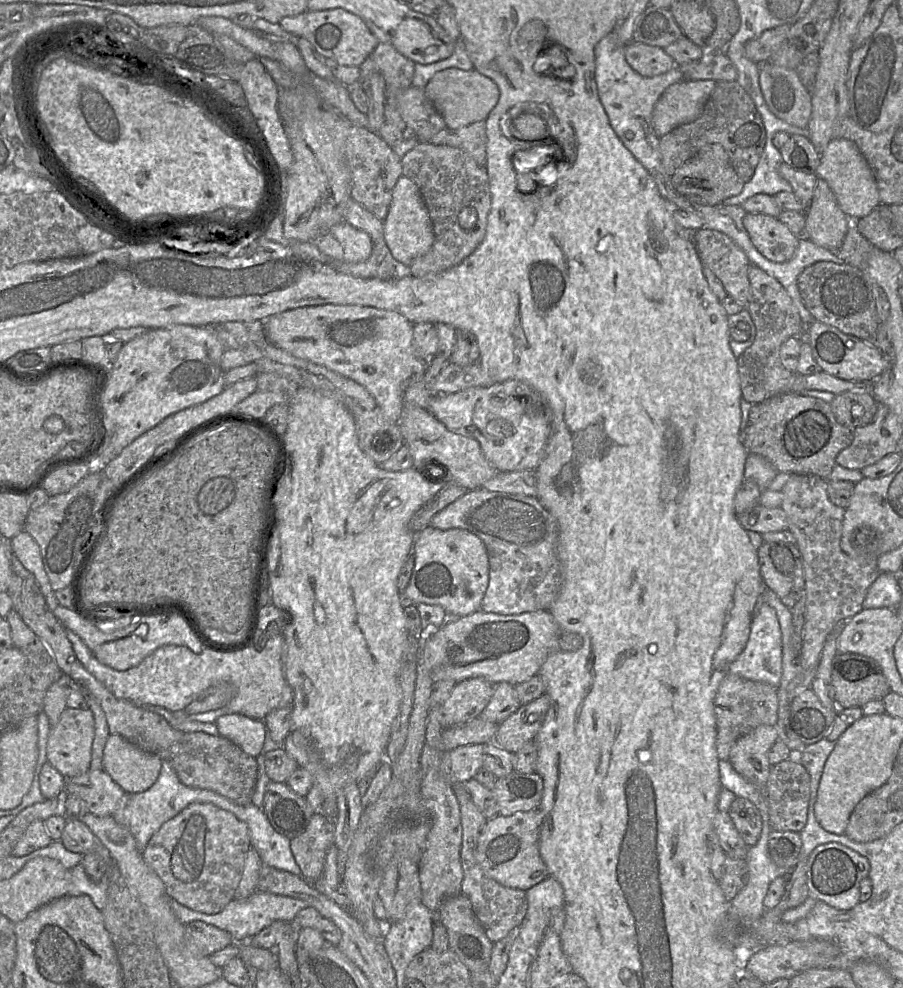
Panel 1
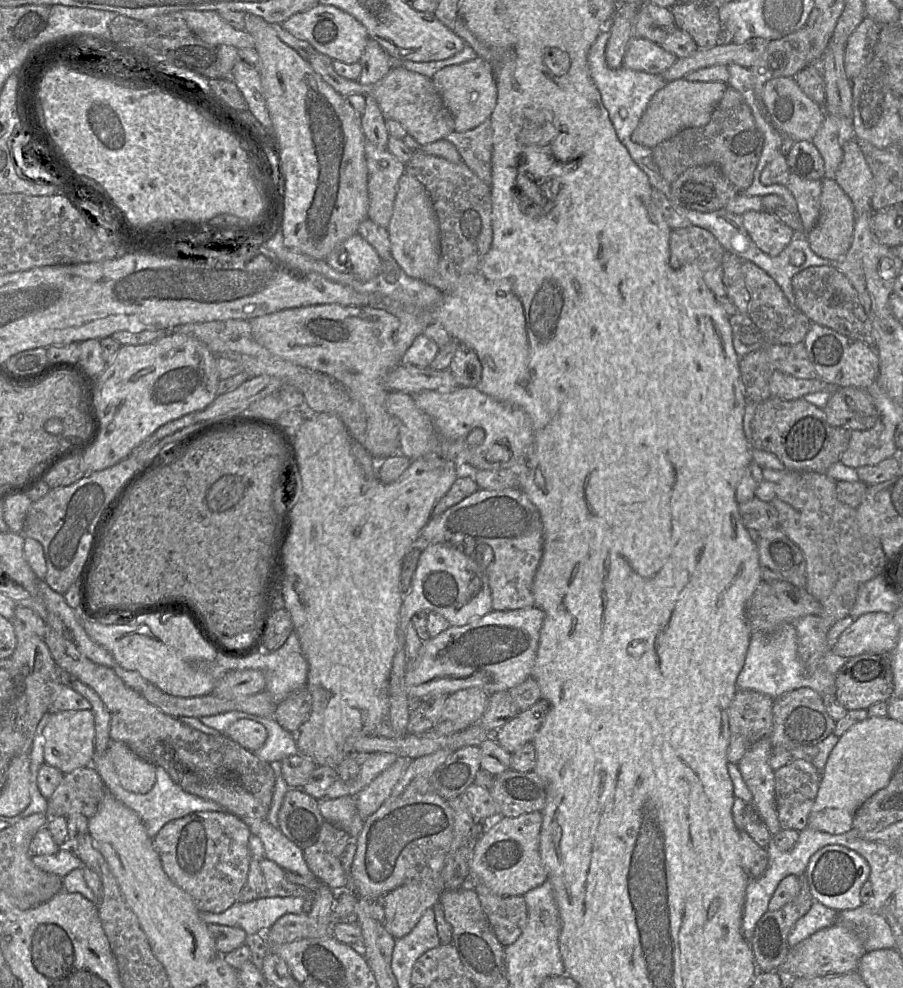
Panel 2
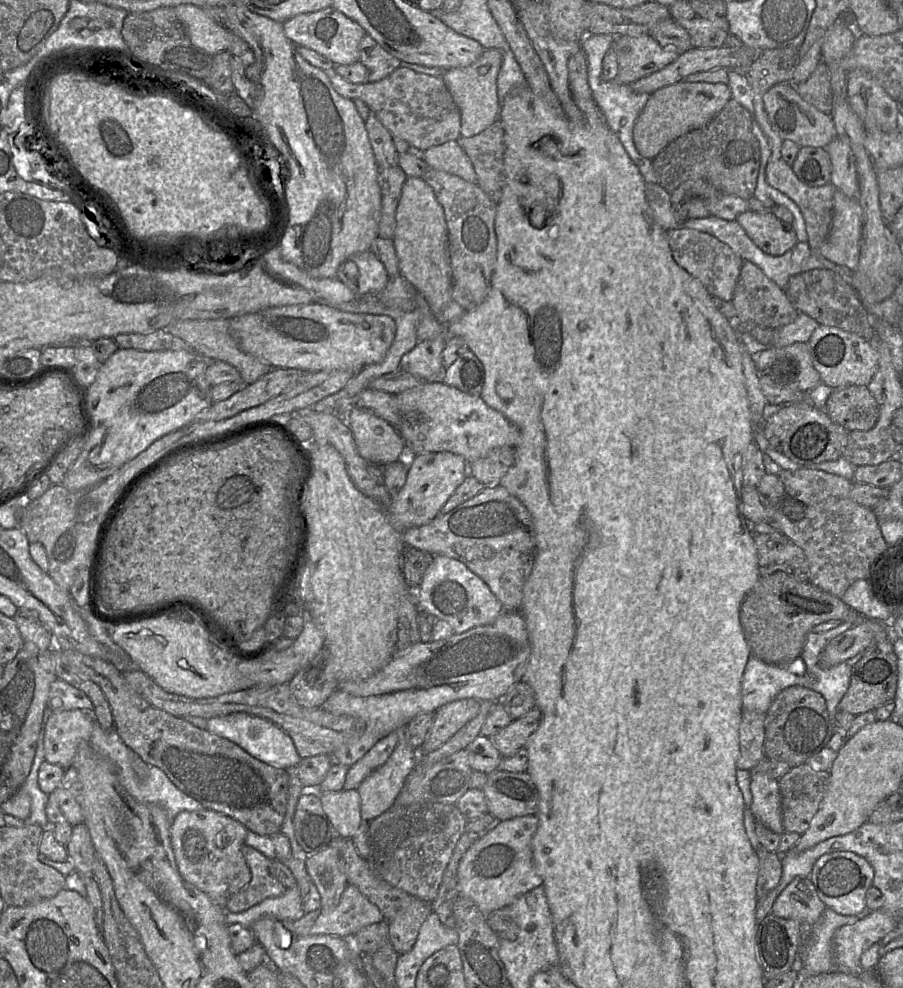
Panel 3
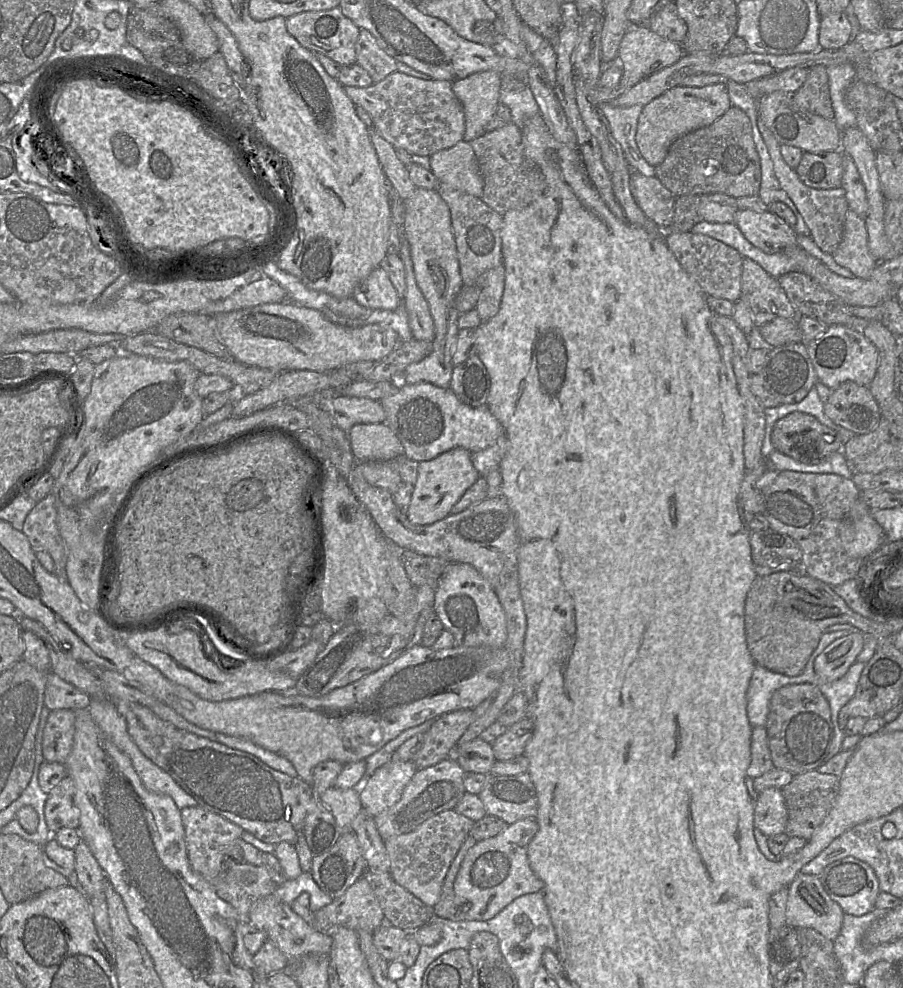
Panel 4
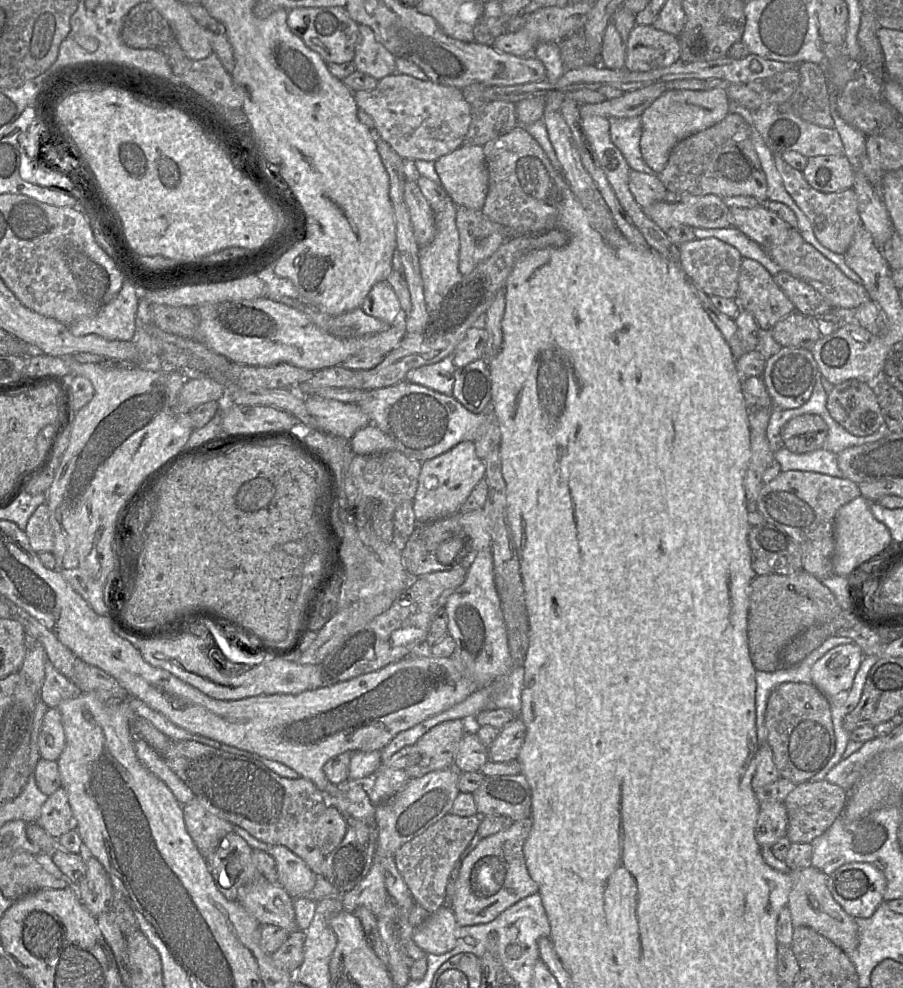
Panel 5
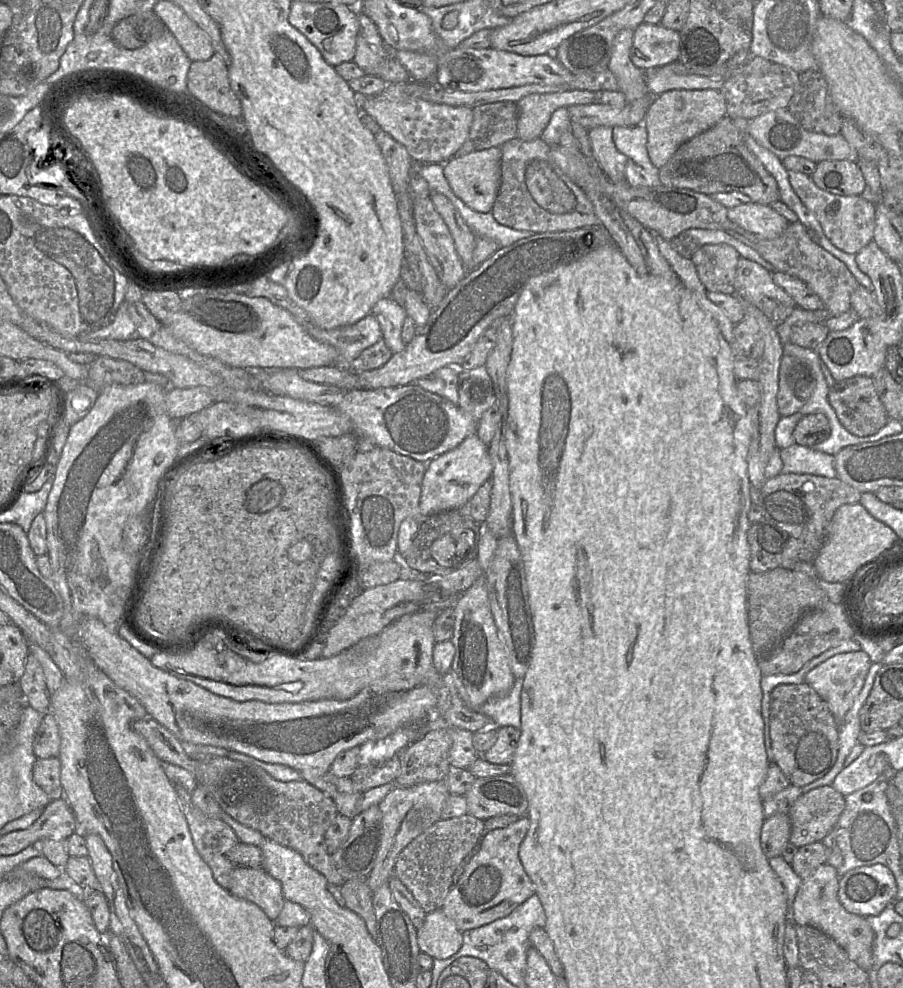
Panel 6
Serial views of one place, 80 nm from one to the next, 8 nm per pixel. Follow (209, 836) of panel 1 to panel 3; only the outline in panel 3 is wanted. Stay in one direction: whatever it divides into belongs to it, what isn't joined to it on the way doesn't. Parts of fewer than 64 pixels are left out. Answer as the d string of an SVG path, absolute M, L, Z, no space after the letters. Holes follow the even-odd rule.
M206 808L180 812L170 825L171 845L179 873L214 903L225 908L228 899L251 880L251 870L242 853L247 834L247 828L240 822Z

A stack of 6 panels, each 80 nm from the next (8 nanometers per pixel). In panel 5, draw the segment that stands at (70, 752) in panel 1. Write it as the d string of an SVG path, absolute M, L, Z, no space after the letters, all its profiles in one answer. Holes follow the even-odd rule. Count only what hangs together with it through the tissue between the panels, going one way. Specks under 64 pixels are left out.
M49 708L44 715L38 737L38 747L41 758L57 761L65 745L66 737L61 714L57 708Z

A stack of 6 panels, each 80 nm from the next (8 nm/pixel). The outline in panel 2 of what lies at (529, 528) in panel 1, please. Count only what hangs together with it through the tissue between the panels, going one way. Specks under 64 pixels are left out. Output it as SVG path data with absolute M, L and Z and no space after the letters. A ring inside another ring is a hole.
M479 488L442 514L432 516L414 545L429 544L448 544L467 555L488 544L493 550L493 560L486 567L492 610L515 611L535 605L532 586L543 554L543 525L537 507L519 488Z

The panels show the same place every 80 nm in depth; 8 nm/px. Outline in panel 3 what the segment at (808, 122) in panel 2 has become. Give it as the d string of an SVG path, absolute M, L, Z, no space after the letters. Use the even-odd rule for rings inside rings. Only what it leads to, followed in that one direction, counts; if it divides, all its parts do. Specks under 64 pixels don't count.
M790 82L778 83L763 97L764 108L772 129L784 140L791 140L799 147L825 148L837 137L835 125L829 114L804 101Z

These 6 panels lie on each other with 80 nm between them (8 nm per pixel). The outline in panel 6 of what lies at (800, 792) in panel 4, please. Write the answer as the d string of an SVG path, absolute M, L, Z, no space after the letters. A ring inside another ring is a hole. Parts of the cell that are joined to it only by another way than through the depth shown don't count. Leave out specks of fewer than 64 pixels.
M832 785L802 794L790 807L790 838L797 849L821 842L834 828L845 809L845 797Z

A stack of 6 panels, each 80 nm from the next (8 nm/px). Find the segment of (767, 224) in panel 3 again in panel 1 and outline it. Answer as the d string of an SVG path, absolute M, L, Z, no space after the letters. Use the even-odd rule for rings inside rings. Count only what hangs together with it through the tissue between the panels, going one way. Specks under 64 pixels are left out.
M746 213L742 222L753 245L766 259L784 263L794 256L799 240L776 217Z

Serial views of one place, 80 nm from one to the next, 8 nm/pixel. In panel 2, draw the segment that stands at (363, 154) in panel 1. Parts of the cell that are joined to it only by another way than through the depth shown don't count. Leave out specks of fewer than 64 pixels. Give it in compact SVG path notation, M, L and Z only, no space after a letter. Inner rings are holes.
M365 141L365 159L368 174L368 218L387 228L393 214L394 201L400 177L405 173L405 164L399 161L388 148L381 148Z

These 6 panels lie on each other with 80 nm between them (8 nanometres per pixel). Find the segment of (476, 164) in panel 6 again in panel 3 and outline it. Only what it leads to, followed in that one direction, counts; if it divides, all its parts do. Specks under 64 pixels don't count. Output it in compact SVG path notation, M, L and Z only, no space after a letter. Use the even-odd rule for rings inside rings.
M457 141L432 146L423 153L429 168L456 175L470 183L477 183L474 167Z

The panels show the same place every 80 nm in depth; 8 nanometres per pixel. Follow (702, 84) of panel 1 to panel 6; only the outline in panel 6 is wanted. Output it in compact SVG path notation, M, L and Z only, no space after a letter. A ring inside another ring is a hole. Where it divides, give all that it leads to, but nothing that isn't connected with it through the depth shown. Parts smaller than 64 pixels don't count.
M670 90L654 97L642 124L647 130L647 152L651 163L662 168L680 145L710 129L727 113L721 90Z

